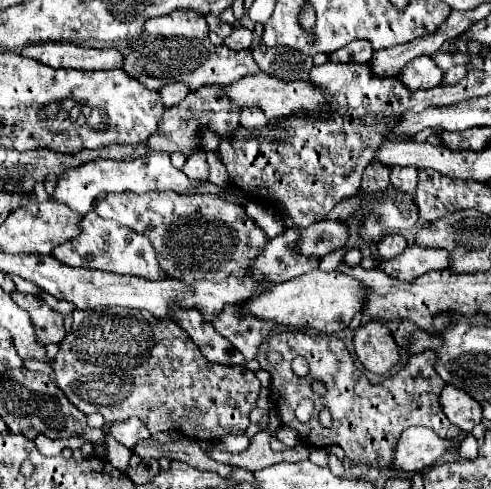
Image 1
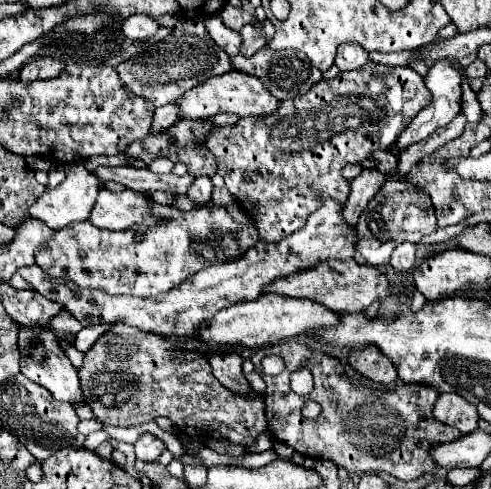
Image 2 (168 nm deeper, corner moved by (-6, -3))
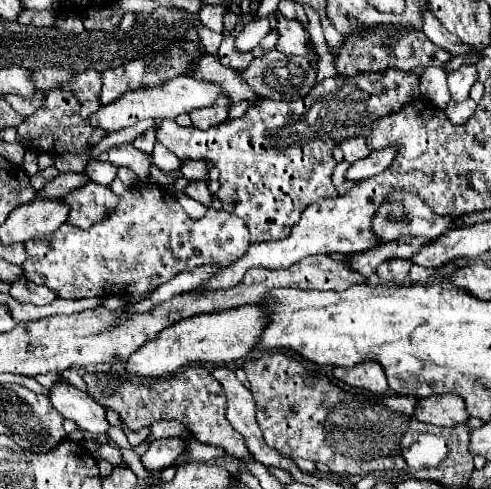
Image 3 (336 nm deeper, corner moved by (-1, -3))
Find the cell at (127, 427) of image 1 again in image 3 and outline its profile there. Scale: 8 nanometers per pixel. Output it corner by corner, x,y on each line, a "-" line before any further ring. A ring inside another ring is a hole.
174,437
174,439
158,439
158,441
152,441
148,451
140,457
144,467
148,471
154,471
154,469
164,469
164,467
170,467
174,463
174,459
184,451
184,441

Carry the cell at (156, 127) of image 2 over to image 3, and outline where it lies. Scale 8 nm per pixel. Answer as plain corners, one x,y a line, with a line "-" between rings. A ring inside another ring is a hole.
158,123
152,125
152,127
148,127
140,137
136,137
134,147
136,149
144,149
146,153
152,153
152,147
156,143
156,131
158,131

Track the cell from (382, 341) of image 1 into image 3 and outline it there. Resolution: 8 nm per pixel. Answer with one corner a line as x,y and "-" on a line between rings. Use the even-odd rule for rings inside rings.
362,361
354,367
334,367
334,377
348,385
368,389
372,393
388,391
388,383
386,383
386,375
382,373
382,365
378,365
374,361

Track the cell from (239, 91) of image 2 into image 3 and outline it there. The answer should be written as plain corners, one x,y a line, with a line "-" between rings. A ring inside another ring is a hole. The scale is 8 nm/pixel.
176,77
172,81
166,81
164,85
152,87
152,89
138,89
138,91
130,91
126,93
126,97
120,97
118,101
112,101
108,105
102,105
102,109
98,109
98,113
94,113
92,117
92,125
102,125
102,129
106,131
118,131
124,127
134,125
136,121
142,119
176,119
182,113
190,113
194,109
202,109
202,107
210,107
214,105
220,97
228,97
228,93
222,89
222,85
218,83
210,83
210,81
198,81
194,77

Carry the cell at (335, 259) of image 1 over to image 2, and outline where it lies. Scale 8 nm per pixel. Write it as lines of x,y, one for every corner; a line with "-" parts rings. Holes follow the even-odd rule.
389,181
387,187
383,187
365,207
357,221
357,251
367,259
369,265
381,267
389,263
389,257
393,253
393,243
399,245
403,241
417,243
423,235
429,235
437,229
435,209
431,205
431,197
427,193
409,183
409,181

